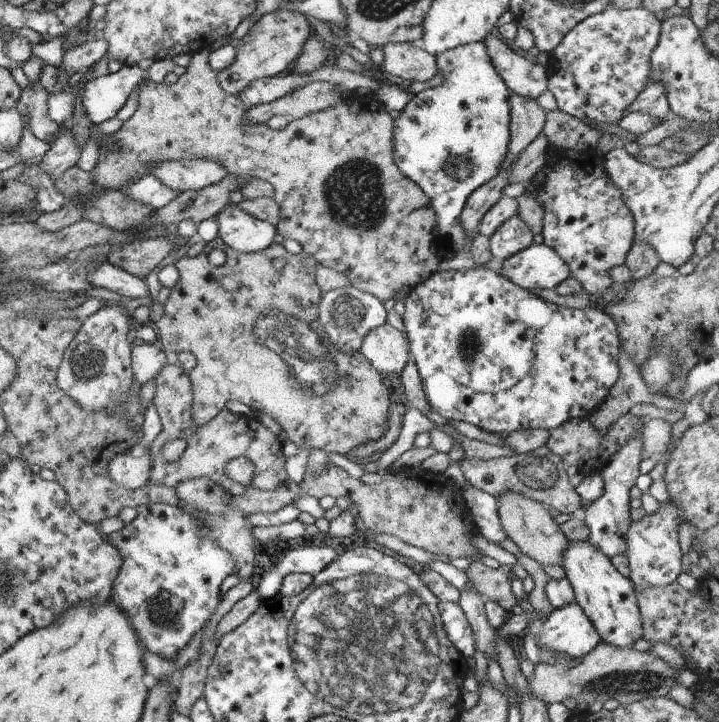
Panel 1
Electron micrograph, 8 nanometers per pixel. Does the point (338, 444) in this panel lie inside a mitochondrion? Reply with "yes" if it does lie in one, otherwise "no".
no

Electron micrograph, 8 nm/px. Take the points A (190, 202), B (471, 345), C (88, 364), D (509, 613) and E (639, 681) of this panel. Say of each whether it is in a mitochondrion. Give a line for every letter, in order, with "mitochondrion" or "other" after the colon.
A: other
B: mitochondrion
C: mitochondrion
D: other
E: mitochondrion

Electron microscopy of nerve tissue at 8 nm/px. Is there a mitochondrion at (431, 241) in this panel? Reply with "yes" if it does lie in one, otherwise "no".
no

